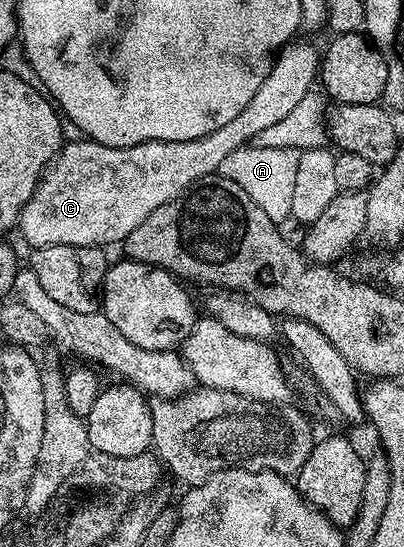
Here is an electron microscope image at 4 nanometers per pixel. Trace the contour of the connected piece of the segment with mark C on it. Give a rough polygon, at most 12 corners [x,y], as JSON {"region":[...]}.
{"region":[[290,42],[198,140],[64,145],[21,211],[33,248],[120,245],[287,118],[322,53]]}

